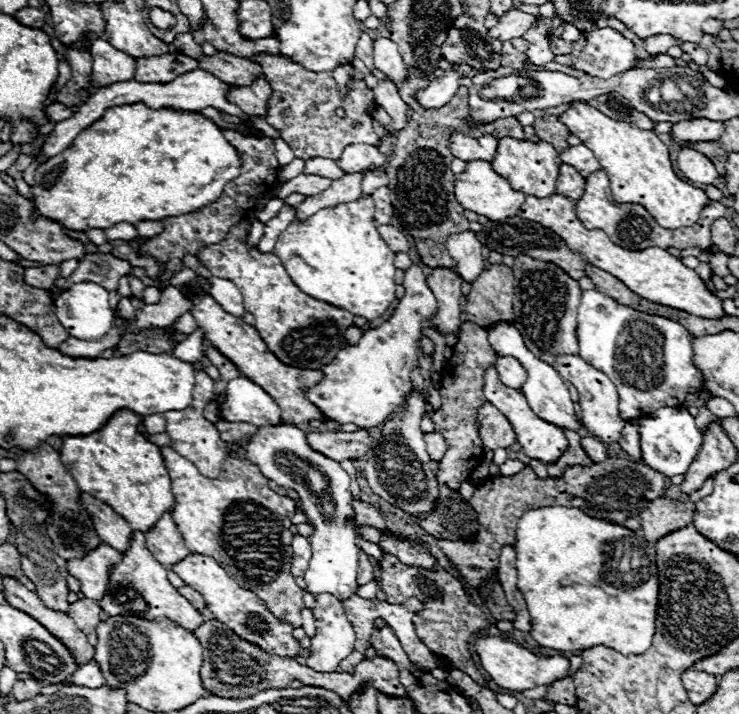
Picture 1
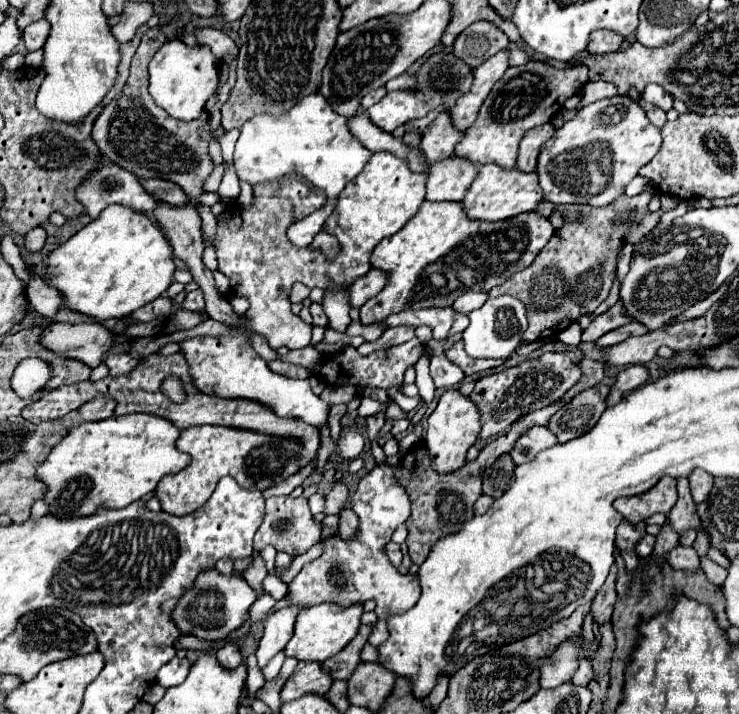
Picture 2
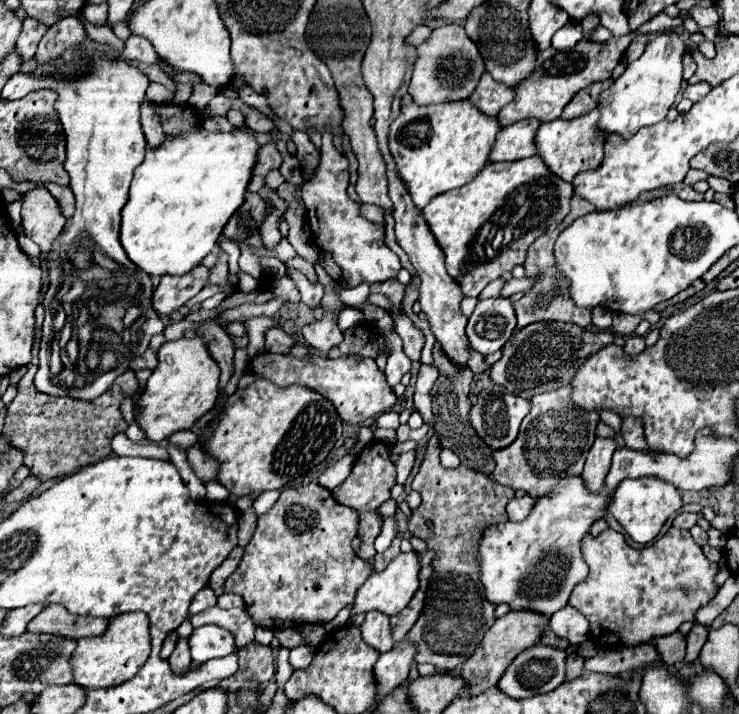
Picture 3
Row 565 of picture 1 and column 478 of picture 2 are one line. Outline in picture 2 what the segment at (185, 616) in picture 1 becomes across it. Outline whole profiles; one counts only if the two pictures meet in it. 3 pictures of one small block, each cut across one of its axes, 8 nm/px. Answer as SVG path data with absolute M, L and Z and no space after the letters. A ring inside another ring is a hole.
M530 60L524 66L512 66L500 78L500 82L494 84L492 92L484 100L476 124L472 124L466 130L466 136L456 144L454 154L476 160L480 164L496 162L504 168L512 168L518 158L518 146L524 138L524 134L534 128L550 122L562 108L564 102L578 94L588 82L588 68L582 66L570 66L564 70L558 70L546 62Z

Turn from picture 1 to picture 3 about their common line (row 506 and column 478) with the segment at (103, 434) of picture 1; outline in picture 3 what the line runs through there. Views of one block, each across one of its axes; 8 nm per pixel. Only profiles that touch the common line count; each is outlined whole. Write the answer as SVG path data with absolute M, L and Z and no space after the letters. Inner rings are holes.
M470 100L456 102L456 104L434 104L428 108L418 108L412 102L412 104L402 104L400 110L402 110L400 116L392 122L388 132L388 148L396 162L396 172L404 182L406 190L410 192L412 202L418 210L422 210L434 196L468 184L486 166L492 140L496 138L496 132L502 130L496 124L496 118L488 118L482 112L476 112Z

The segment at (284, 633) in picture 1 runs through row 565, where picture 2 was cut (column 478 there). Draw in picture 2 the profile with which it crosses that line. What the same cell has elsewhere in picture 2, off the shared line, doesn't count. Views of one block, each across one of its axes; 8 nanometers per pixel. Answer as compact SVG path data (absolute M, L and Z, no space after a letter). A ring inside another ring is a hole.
M486 164L480 168L478 178L472 188L464 196L462 204L470 218L474 220L506 220L508 216L516 216L520 212L530 212L544 200L544 192L538 184L536 172L522 172L520 168L502 168L500 164Z

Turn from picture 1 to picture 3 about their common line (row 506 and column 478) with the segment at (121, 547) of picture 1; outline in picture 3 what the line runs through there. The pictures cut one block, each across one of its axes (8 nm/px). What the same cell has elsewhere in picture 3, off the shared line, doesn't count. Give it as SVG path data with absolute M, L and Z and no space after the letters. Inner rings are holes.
M488 72L482 76L476 92L472 92L470 102L486 116L494 118L498 116L500 108L504 108L508 102L512 102L512 88L496 82Z

